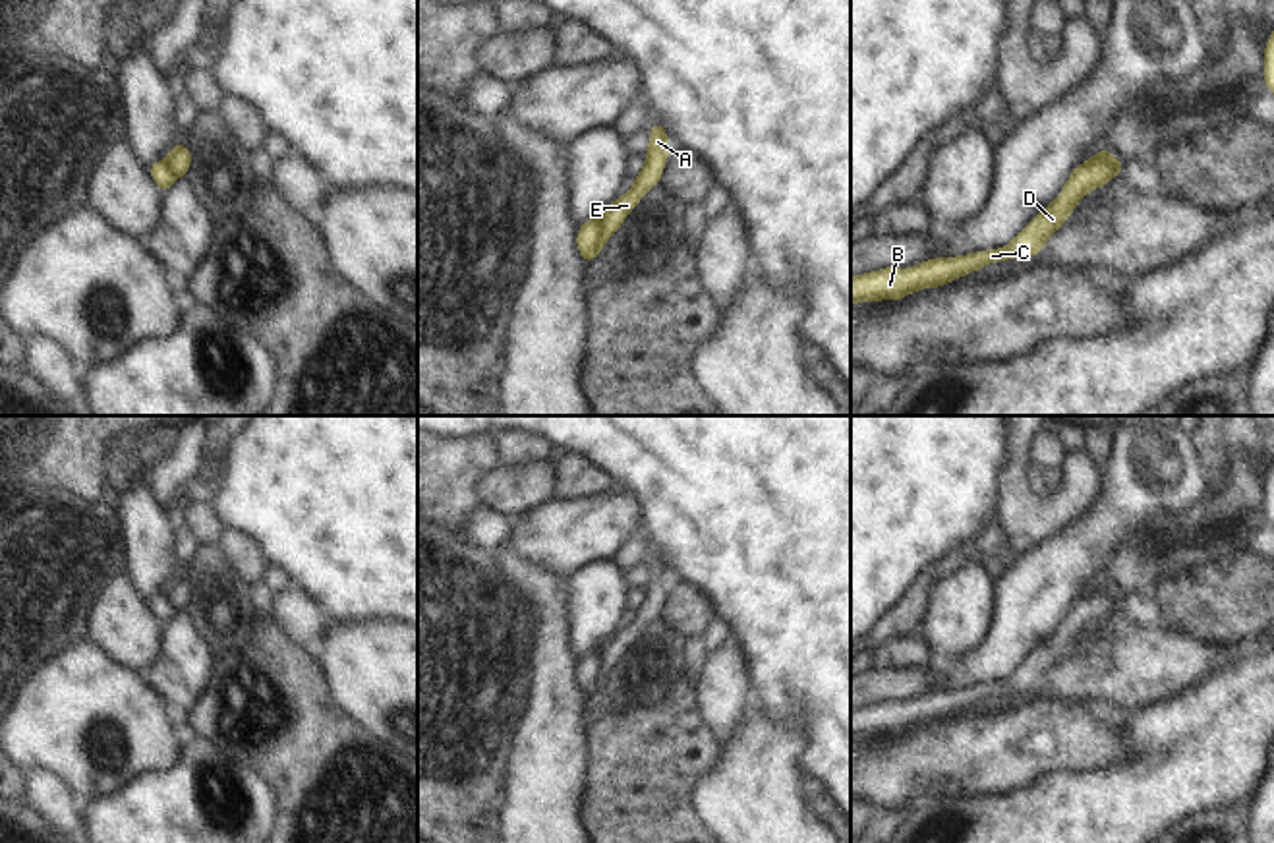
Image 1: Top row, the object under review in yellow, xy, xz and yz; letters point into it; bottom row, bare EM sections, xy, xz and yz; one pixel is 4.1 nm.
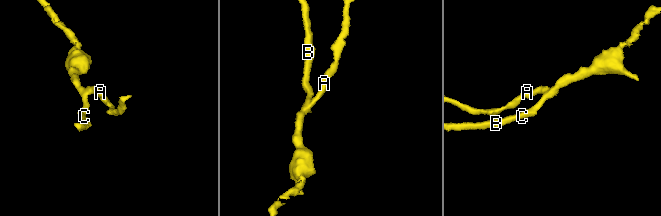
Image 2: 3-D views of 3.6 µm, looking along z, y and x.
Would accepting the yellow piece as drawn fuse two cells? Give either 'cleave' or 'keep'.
cleave

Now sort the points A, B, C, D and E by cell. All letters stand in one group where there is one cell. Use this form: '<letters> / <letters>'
A E / B C D

